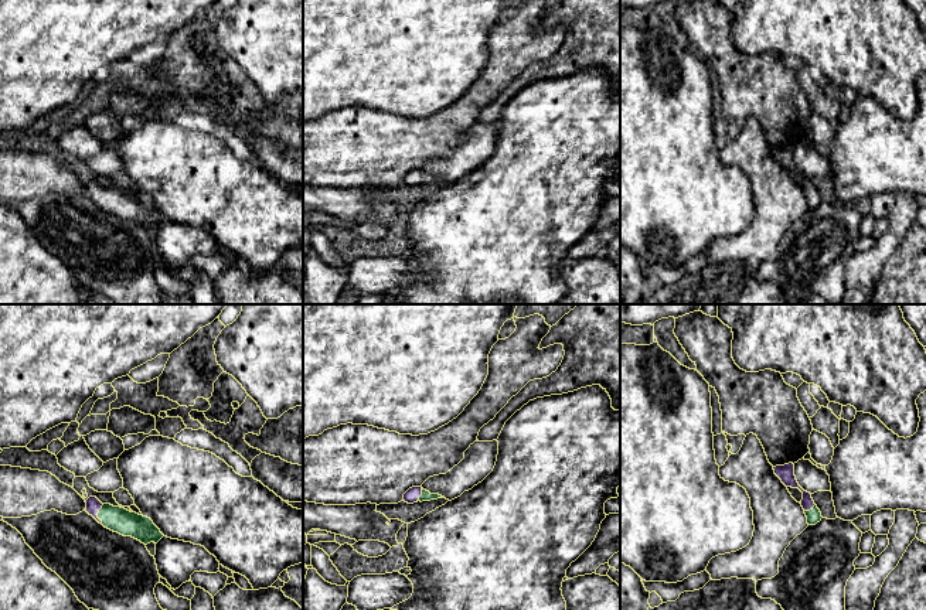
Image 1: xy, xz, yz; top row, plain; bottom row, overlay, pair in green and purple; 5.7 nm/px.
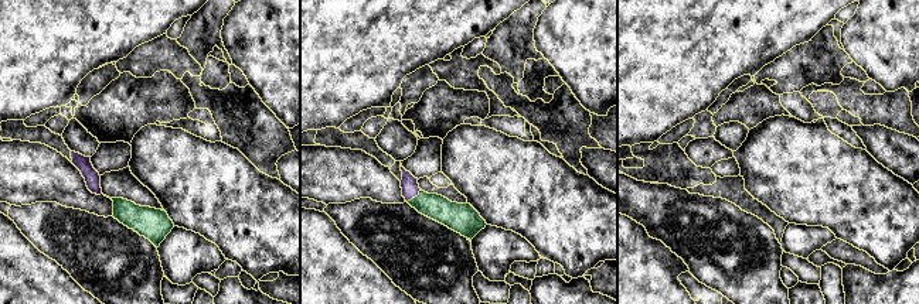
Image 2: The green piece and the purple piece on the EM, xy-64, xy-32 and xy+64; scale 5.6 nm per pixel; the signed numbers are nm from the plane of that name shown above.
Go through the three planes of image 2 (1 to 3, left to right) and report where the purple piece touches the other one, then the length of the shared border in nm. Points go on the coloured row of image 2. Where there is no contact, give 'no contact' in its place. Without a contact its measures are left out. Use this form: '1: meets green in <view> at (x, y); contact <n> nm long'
1: no contact
2: meets green in xy-32 at (415, 197); contact 110 nm long
3: no contact

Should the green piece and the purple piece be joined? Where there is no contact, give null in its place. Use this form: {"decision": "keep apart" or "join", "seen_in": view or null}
{"decision": "join", "seen_in": "xy"}

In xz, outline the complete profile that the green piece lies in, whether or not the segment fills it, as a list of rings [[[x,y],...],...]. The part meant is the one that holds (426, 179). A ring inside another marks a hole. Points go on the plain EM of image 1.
[[[412,170],[404,177],[404,183],[408,187],[413,187],[418,184],[430,184],[442,181],[439,177],[430,177],[429,174],[423,173],[422,170]]]

